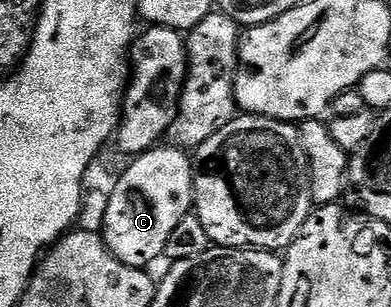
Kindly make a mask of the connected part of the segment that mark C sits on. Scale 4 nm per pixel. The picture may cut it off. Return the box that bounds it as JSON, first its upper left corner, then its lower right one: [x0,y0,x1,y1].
[101,147,195,269]

